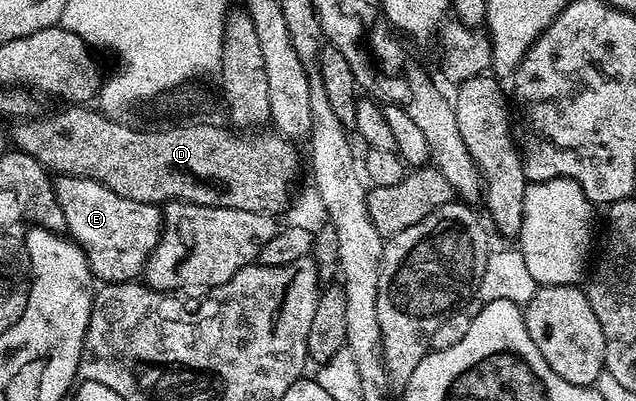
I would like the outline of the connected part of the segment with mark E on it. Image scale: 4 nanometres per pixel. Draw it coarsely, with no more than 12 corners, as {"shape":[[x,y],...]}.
{"shape":[[56,179],[67,234],[102,283],[142,277],[160,205]]}

